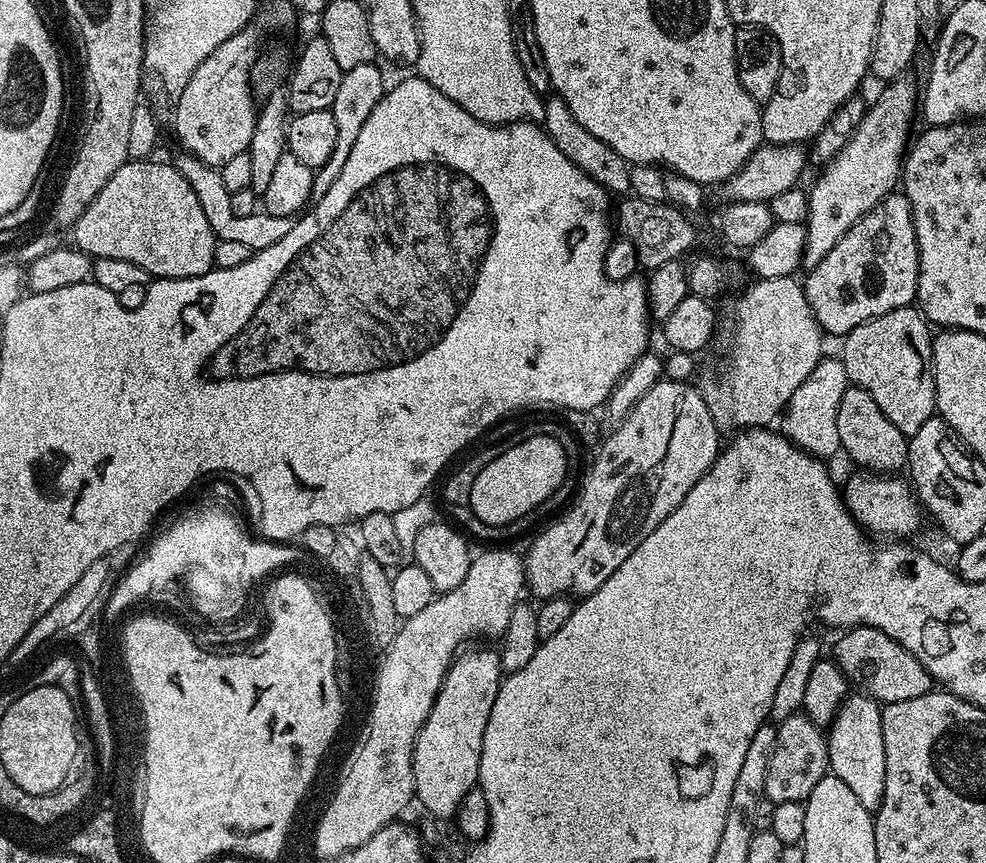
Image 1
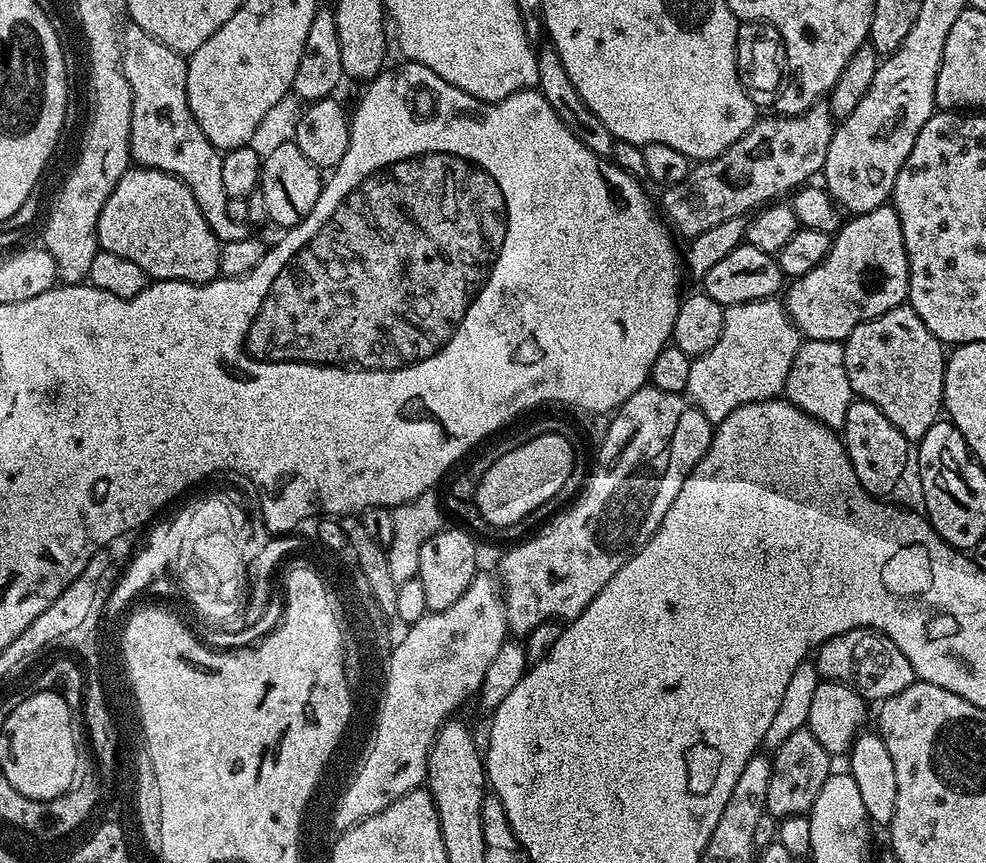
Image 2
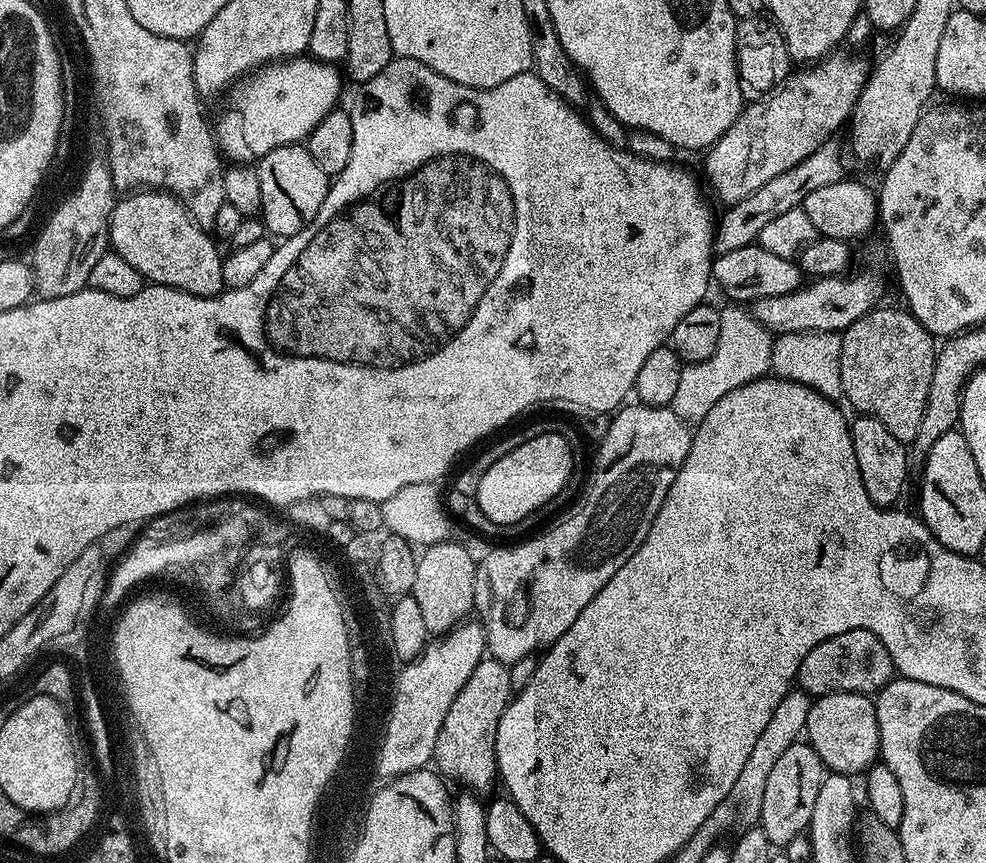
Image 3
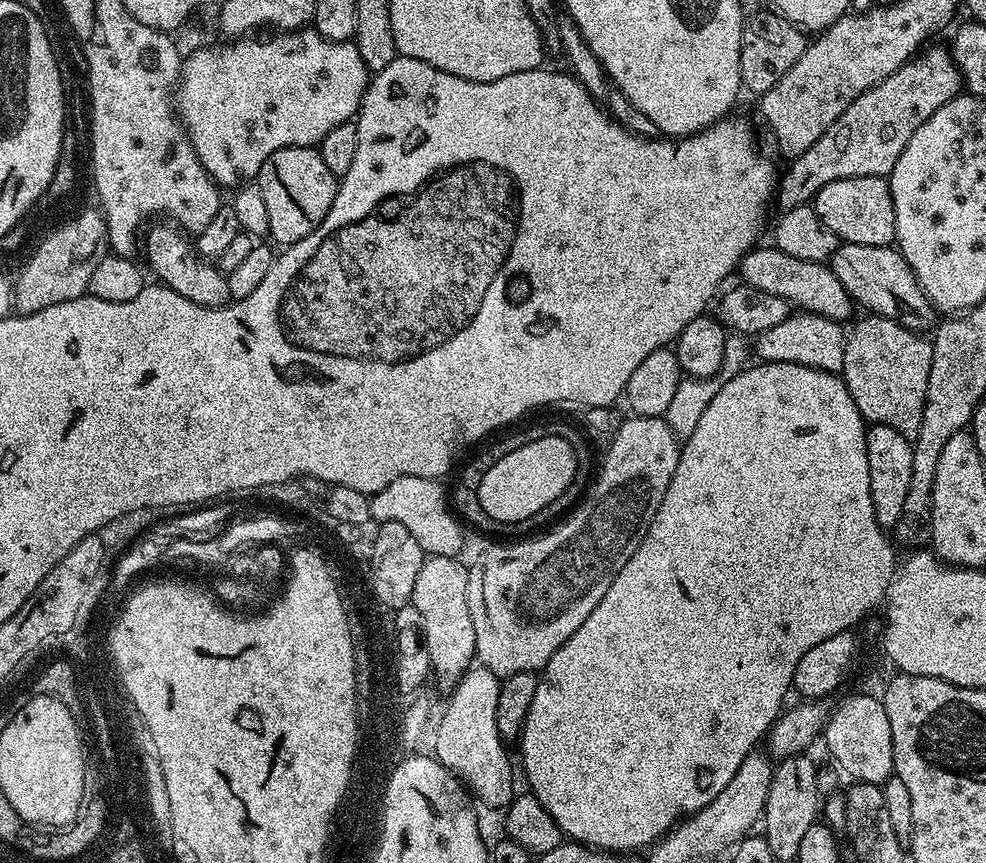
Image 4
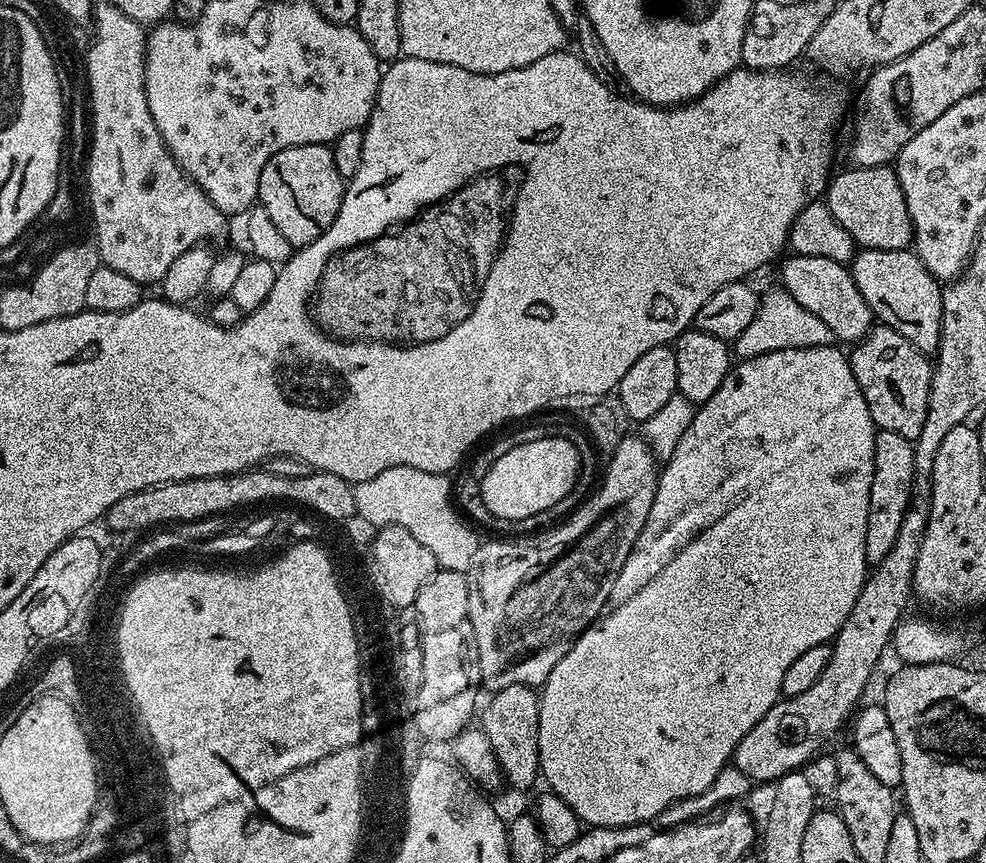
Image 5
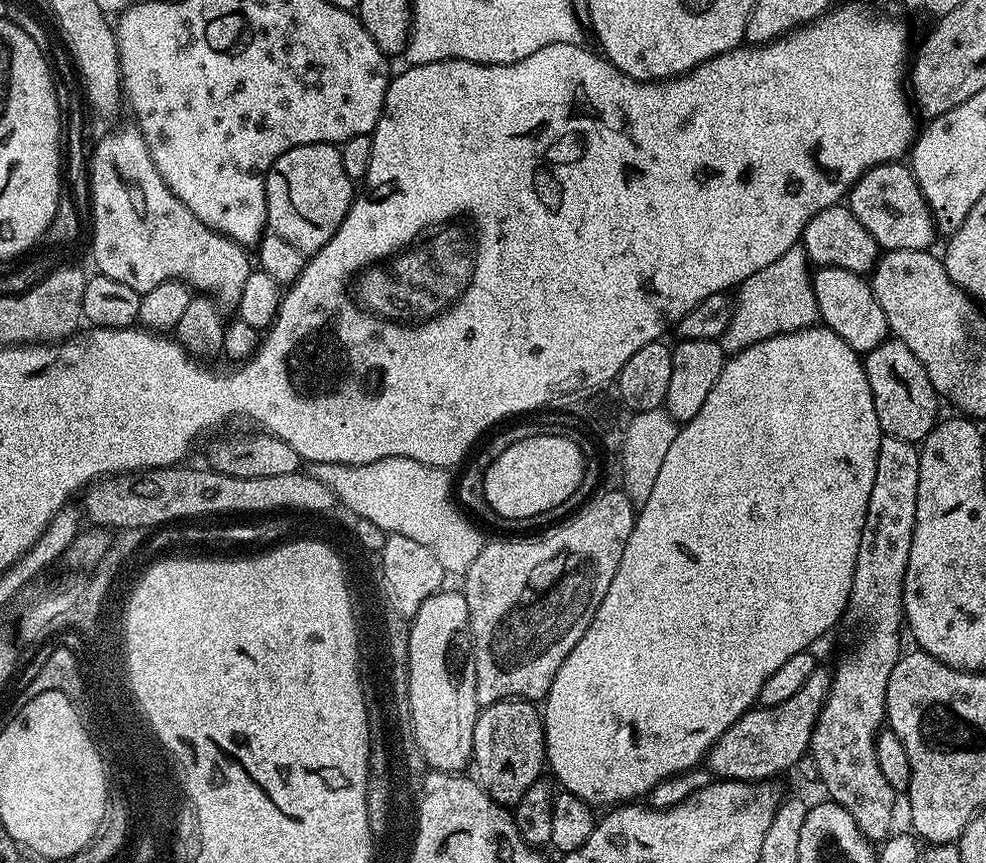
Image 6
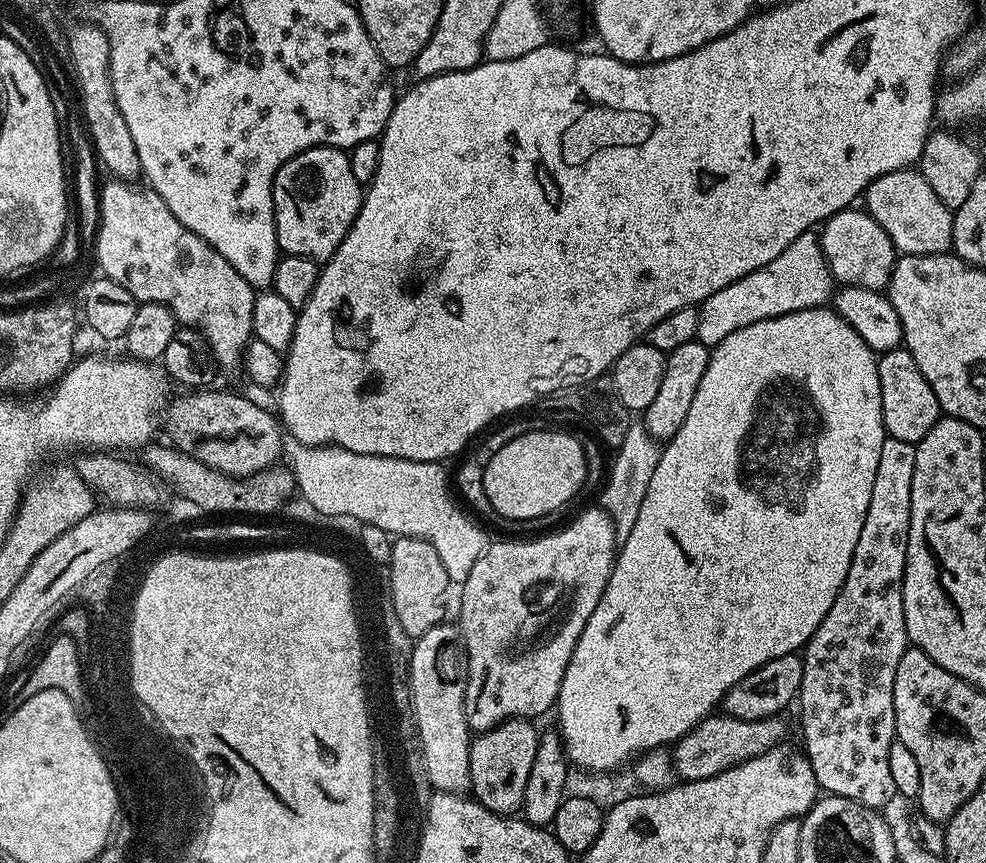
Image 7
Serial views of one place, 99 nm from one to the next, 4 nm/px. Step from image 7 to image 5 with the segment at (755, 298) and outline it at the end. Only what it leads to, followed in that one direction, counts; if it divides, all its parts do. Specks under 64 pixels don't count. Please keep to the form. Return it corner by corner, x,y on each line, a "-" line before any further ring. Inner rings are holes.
775,286
760,297
760,308
754,314
754,322
738,334
734,341
734,352
737,357
749,360
762,354
770,354
774,350
786,350
787,348
809,348
810,346
822,346
832,344
834,337
830,326
822,322
806,310
792,295
782,286

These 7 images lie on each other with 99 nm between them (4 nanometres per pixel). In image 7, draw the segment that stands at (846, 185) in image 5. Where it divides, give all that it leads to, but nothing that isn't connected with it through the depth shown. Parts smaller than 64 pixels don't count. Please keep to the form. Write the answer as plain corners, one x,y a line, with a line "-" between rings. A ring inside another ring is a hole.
915,167
894,170
890,174
882,174
873,182
862,197
863,207
890,234
890,242
894,242
897,253
906,256
933,256
939,252
947,253
952,246
952,218
953,209
944,205
942,198
930,190
930,182

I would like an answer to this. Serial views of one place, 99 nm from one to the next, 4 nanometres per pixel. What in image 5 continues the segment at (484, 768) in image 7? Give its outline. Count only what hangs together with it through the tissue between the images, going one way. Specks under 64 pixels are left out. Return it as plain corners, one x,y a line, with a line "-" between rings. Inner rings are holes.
519,684
506,686
489,695
488,705
479,713
478,728
484,732
497,758
497,766
507,787
528,788
540,776
538,754
538,714
540,697
535,687

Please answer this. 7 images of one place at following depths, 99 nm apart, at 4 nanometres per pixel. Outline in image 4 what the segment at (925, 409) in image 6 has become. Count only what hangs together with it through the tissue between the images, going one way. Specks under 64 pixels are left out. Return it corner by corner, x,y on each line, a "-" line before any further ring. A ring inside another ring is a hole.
867,315
850,328
842,379
865,421
887,424
900,434
915,434
928,401
933,341
911,332
911,327
899,319

